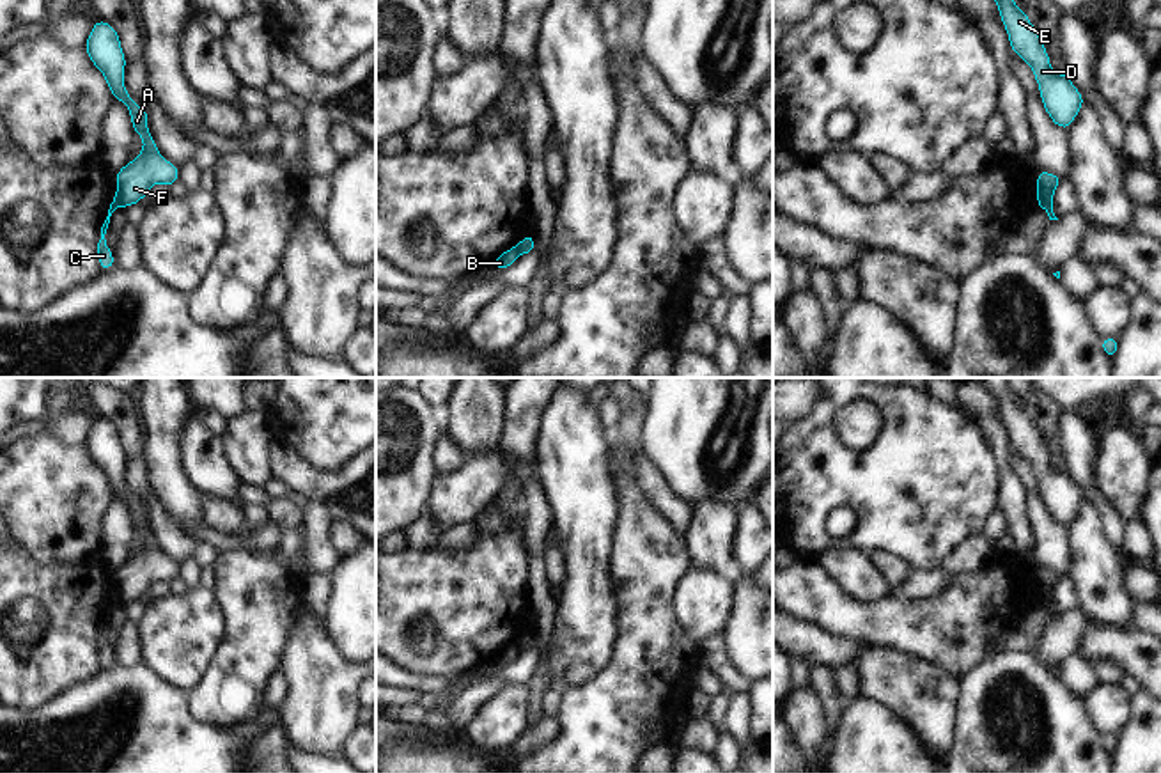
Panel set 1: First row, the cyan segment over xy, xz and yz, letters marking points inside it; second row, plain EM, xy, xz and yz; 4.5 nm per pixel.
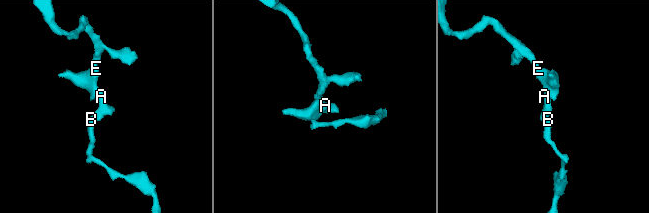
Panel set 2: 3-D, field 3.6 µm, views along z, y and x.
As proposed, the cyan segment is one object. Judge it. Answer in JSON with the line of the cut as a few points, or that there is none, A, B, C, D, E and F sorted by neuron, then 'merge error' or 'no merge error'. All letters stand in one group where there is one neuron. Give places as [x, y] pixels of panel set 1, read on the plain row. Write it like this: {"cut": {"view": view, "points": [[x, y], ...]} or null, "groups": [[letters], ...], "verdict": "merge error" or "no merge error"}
{"cut": {"view": "yz", "points": [[1051, 591], [1039, 603]]}, "groups": [["A", "D", "E", "F"], ["B", "C"]], "verdict": "merge error"}

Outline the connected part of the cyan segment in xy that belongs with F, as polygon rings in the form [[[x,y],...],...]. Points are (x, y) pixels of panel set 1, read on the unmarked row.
[[[97,417],[87,434],[85,449],[103,470],[113,496],[122,498],[131,512],[131,525],[144,539],[142,550],[117,571],[117,597],[121,605],[138,601],[152,582],[175,583],[179,564],[165,557],[152,535],[147,507],[136,502],[124,484],[126,454],[117,427]]]

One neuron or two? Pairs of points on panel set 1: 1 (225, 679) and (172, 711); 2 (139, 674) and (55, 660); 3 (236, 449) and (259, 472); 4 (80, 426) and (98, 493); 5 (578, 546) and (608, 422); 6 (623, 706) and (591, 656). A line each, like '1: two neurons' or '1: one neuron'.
1: two neurons
2: two neurons
3: one neuron
4: two neurons
5: two neurons
6: two neurons

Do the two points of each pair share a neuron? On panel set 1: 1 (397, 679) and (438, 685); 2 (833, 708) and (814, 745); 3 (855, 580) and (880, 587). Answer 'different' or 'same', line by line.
1: same
2: different
3: same

